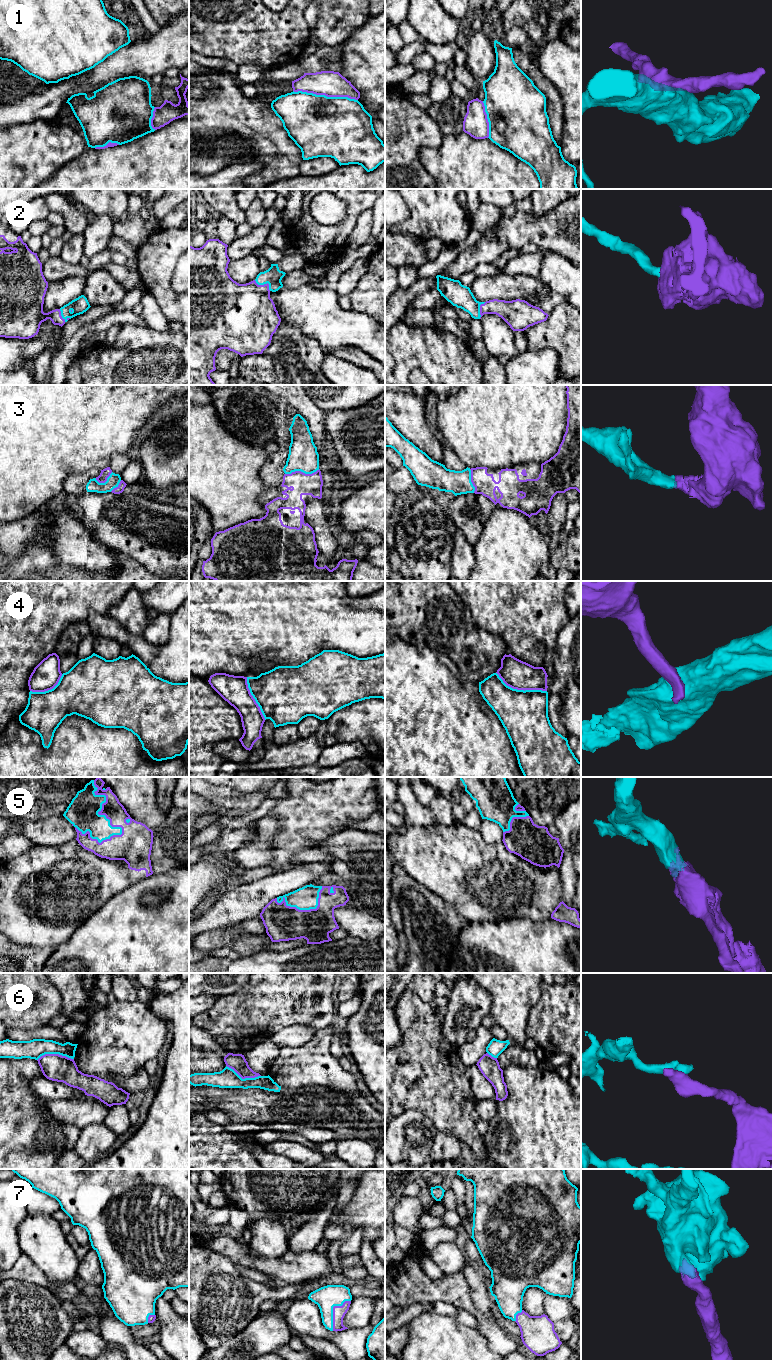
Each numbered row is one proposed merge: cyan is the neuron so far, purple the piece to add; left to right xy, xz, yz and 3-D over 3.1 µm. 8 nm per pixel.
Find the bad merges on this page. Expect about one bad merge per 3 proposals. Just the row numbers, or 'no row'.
1, 4, 6

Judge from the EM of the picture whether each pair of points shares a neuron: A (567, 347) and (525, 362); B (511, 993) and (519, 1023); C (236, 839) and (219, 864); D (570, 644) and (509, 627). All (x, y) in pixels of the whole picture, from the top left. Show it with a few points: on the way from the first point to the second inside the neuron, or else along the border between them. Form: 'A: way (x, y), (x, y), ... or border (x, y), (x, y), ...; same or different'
A: border (531, 351), (552, 348), (559, 357), (558, 374); different
B: way (512, 1000), (512, 1016); same
C: border (226, 853), (203, 856); different
D: border (569, 620), (558, 633), (556, 648), (552, 652); different

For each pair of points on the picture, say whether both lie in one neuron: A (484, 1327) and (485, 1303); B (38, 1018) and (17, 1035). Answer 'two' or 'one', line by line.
A: two
B: two

